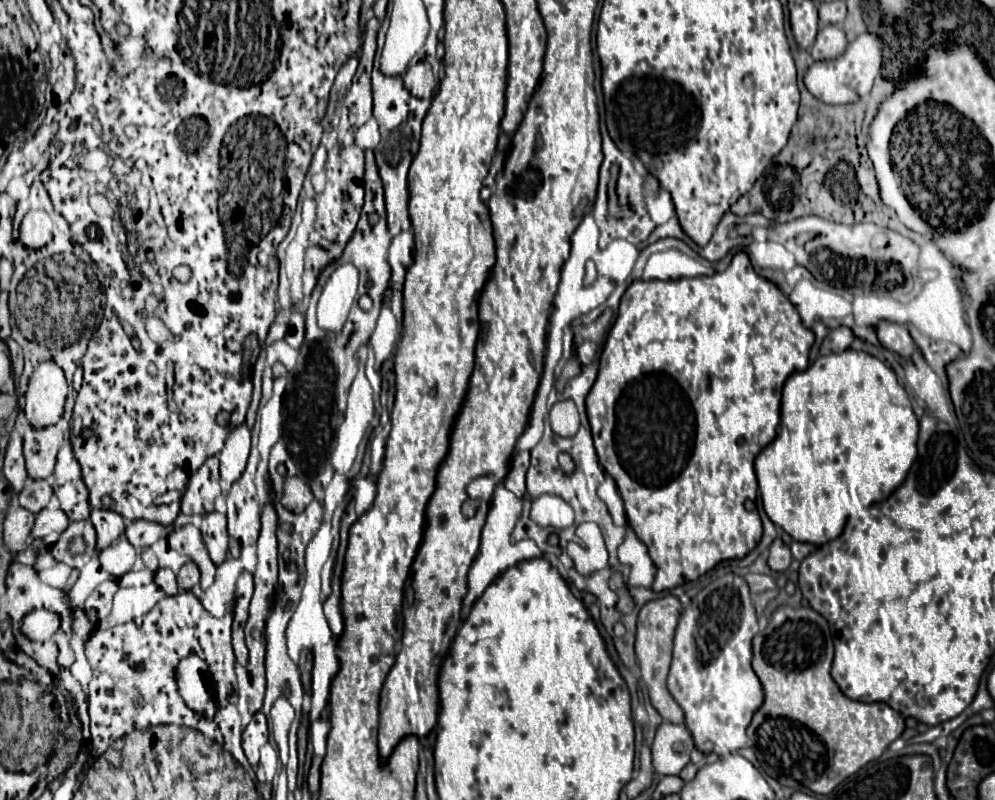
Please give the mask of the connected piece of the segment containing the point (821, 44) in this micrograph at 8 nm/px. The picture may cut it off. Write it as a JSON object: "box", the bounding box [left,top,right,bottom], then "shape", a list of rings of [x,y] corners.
{"box":[812,26,846,60],"shape":[[[822,26],[812,46],[814,60],[834,60],[846,50],[846,34],[840,26]]]}

